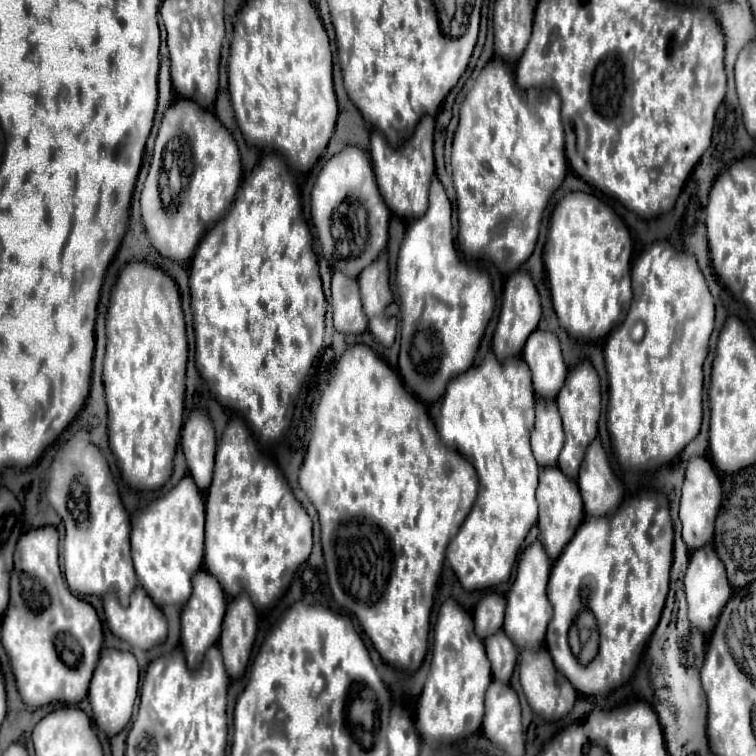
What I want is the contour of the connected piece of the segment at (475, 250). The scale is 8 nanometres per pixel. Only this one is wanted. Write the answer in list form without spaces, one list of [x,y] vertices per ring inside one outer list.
[[[491,58],[465,96],[459,126],[453,138],[453,184],[457,190],[459,246],[469,256],[487,256],[501,272],[513,272],[533,252],[543,210],[567,172],[565,132],[561,124],[561,98],[553,88],[523,90],[515,82],[513,68],[503,58]]]

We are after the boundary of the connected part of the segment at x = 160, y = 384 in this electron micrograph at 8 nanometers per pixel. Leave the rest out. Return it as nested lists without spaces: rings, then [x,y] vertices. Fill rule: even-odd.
[[[133,260],[125,264],[109,296],[107,308],[107,354],[103,362],[105,400],[109,408],[109,444],[121,468],[123,480],[137,490],[161,488],[173,468],[173,454],[177,438],[183,426],[185,414],[185,364],[187,364],[187,340],[185,320],[181,310],[181,294],[171,276],[163,270],[147,264],[145,260]]]

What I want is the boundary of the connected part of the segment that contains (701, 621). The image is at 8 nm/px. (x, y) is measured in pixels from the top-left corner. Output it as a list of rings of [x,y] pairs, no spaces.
[[[701,546],[691,552],[689,558],[689,568],[685,572],[685,594],[687,594],[687,604],[689,604],[689,620],[693,626],[697,626],[701,632],[711,632],[715,628],[715,622],[727,604],[727,598],[731,598],[733,588],[727,580],[725,566],[721,558],[715,554],[713,546]]]

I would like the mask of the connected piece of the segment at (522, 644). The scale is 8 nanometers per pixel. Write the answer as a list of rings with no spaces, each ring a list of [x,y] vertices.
[[[535,540],[533,544],[529,544],[521,552],[515,582],[513,582],[511,590],[507,592],[507,612],[505,612],[503,630],[515,642],[515,646],[519,650],[521,648],[535,648],[535,646],[543,644],[543,640],[545,640],[547,622],[551,620],[551,614],[553,614],[553,606],[547,596],[549,572],[551,572],[551,560],[547,558],[543,544],[539,540]]]

